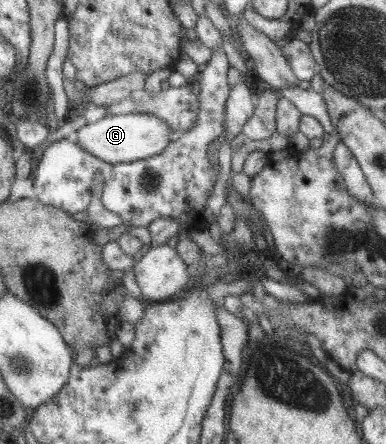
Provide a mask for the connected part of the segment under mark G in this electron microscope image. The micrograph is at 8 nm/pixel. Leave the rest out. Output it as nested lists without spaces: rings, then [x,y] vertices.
[[[128,113],[121,115],[105,114],[97,121],[87,122],[86,125],[70,126],[71,130],[77,133],[77,143],[84,150],[87,150],[89,154],[92,154],[96,158],[101,159],[103,162],[109,162],[112,164],[128,163],[136,160],[141,160],[150,157],[152,154],[157,154],[160,150],[165,148],[165,145],[169,142],[171,137],[174,137],[177,133],[172,132],[170,128],[160,118],[155,118],[149,114]]]

